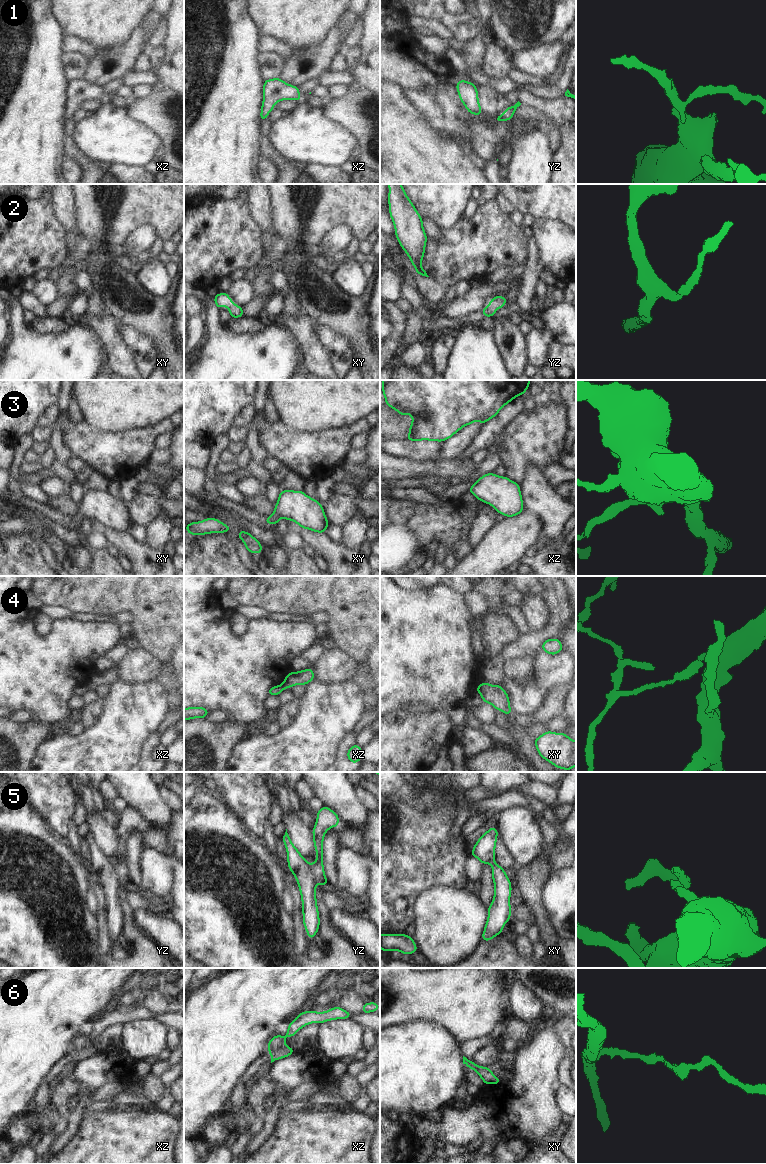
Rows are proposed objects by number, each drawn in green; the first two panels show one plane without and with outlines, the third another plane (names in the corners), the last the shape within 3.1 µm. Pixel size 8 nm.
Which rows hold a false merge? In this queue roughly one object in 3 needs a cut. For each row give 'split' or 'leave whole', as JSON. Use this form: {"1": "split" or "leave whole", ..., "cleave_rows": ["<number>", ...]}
{"1": "leave whole", "2": "leave whole", "3": "leave whole", "4": "split", "5": "leave whole", "6": "leave whole", "cleave_rows": ["4"]}

